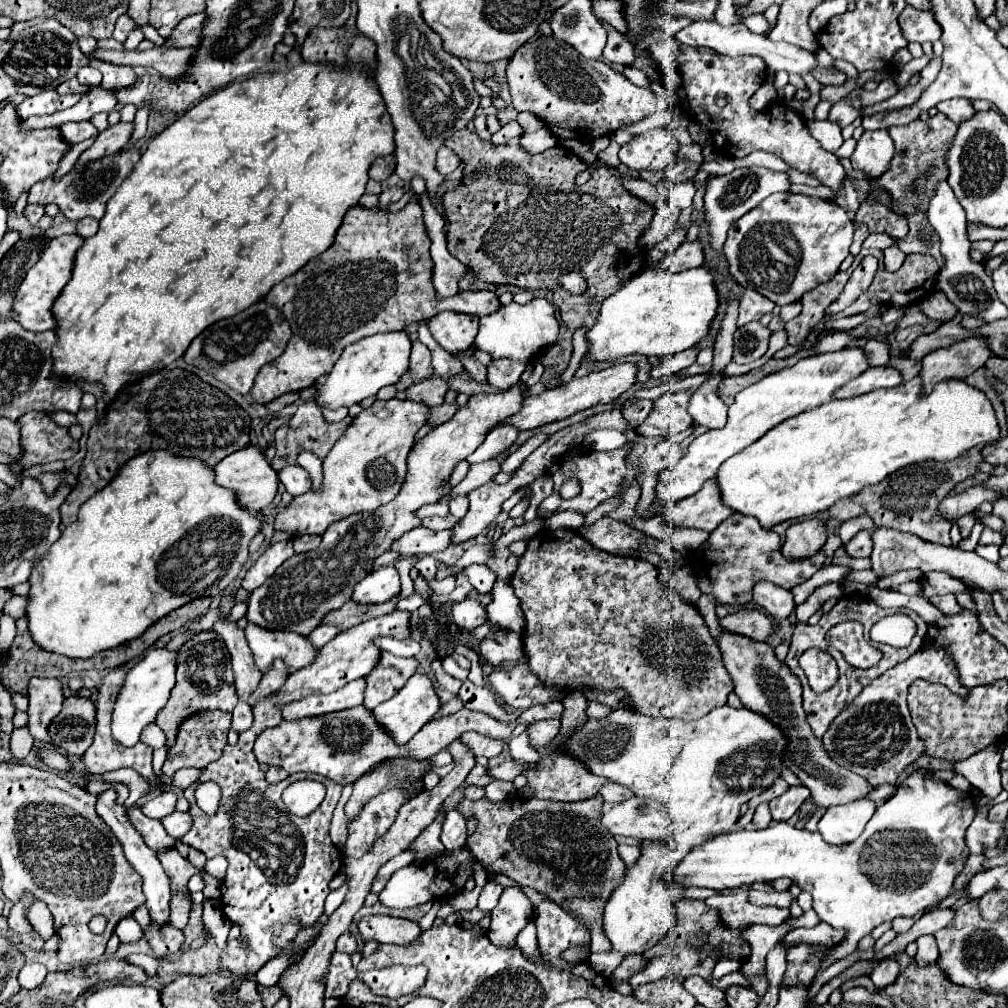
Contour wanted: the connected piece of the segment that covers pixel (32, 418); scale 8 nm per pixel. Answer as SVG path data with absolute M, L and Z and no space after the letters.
M30 411L24 419L18 419L18 423L22 427L24 447L18 465L30 469L50 461L66 461L78 453L78 441L74 441L68 429L56 425L48 415Z

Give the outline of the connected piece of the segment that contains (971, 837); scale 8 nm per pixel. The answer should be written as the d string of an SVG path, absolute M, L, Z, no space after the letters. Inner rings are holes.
M984 807L984 811L980 811L980 815L974 817L972 825L966 831L966 845L970 849L970 853L982 853L984 849L996 847L1000 831L1004 829L1004 823L990 823L988 821L988 809Z

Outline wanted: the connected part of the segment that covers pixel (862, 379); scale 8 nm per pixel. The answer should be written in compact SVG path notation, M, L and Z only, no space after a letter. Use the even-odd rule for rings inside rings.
M878 367L878 369L868 369L864 371L860 377L852 379L850 383L846 383L844 387L834 391L834 399L848 399L848 397L858 397L864 393L870 393L874 389L892 389L898 387L902 381L900 371L892 369L892 367Z

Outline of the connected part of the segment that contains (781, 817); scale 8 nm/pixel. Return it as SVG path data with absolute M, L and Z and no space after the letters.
M790 787L784 795L780 795L780 797L770 801L772 819L774 821L788 821L808 797L810 795L808 795L806 789L802 789L802 787Z

